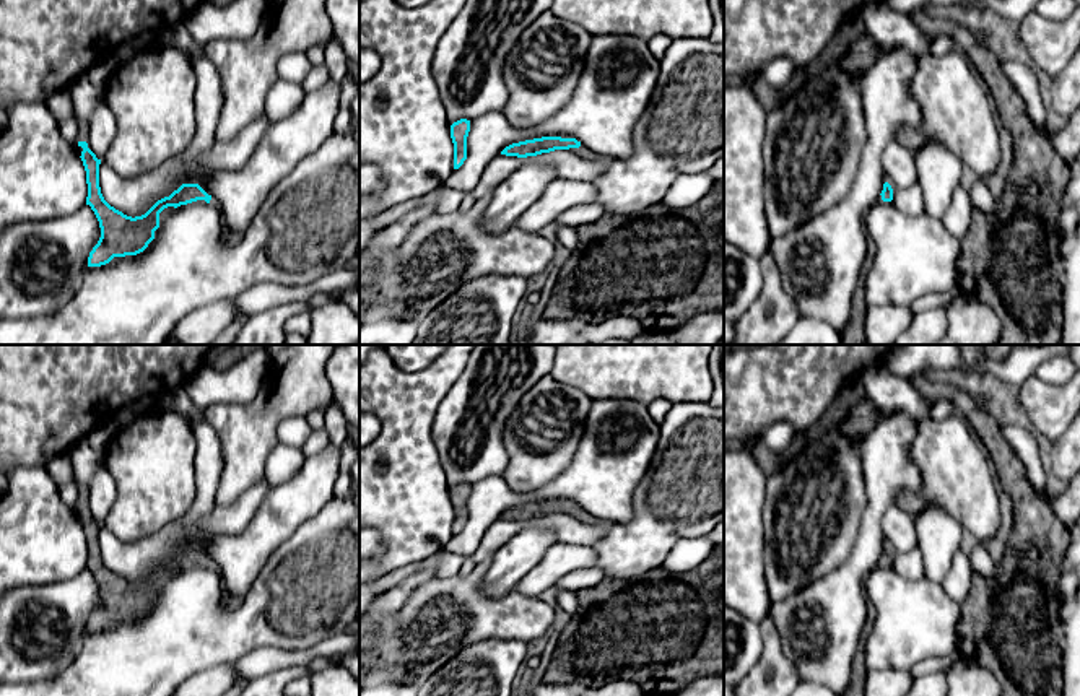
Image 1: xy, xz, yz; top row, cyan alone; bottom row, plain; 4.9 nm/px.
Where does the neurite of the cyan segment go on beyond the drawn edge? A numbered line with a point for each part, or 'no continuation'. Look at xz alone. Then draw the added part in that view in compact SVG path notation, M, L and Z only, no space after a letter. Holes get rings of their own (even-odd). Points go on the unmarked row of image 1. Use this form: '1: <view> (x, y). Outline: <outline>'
1: xz (583, 514). Outline: M581 507L579 512L569 512L568 515L573 515L574 519L581 520L581 522L597 522L599 517L594 517L592 514L589 514L586 509Z

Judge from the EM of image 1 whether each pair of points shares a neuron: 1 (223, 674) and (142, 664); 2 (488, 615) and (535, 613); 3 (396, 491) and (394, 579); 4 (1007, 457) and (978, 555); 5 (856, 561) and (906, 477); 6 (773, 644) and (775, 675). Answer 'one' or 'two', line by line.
1: two
2: one
3: two
4: two
5: one
6: one

